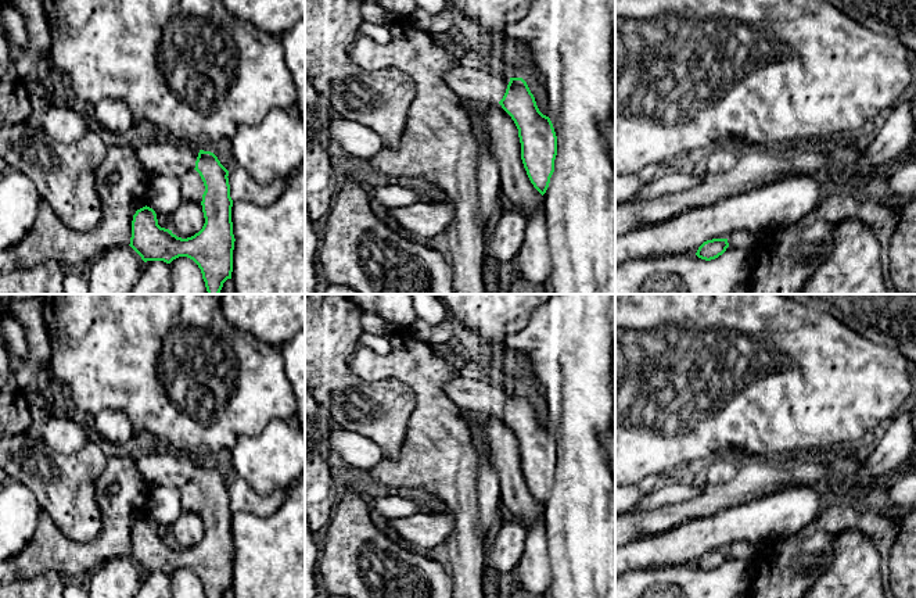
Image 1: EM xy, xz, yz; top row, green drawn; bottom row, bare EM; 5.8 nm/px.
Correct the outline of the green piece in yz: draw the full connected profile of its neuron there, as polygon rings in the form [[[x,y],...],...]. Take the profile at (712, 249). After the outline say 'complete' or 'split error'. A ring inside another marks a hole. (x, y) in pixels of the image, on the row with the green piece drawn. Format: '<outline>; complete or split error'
[[[728,239],[707,240],[698,247],[696,255],[701,259],[711,261],[722,255],[728,247]]]; complete

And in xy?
[[[147,133],[129,140],[133,144],[137,158],[150,175],[173,175],[182,178],[187,172],[195,169],[205,186],[201,201],[205,223],[198,233],[187,239],[177,237],[172,230],[161,228],[155,211],[146,205],[133,215],[129,246],[144,262],[164,261],[170,264],[179,257],[193,259],[201,269],[208,294],[219,294],[223,283],[231,279],[236,241],[231,222],[233,200],[230,197],[229,171],[213,153],[198,150],[190,144],[164,140],[158,136],[148,136]]]; split error

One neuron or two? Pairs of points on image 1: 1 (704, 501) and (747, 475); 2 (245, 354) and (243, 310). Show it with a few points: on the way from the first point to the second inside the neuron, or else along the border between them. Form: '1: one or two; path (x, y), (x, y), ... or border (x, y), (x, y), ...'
1: one; path (715, 498), (726, 496), (736, 486)
2: two; border (221, 310), (232, 325), (273, 346)

